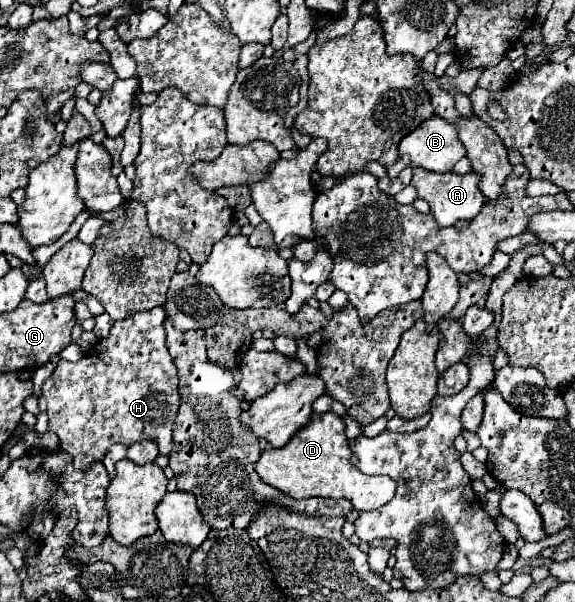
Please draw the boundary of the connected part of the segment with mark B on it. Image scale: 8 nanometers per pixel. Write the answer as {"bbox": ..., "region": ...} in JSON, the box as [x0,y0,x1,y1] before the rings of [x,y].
{"bbox":[400,117,466,173],"region":[[[442,117],[424,121],[418,129],[400,141],[400,155],[410,155],[414,167],[434,173],[450,173],[452,167],[466,155],[458,141],[458,131]]]}

